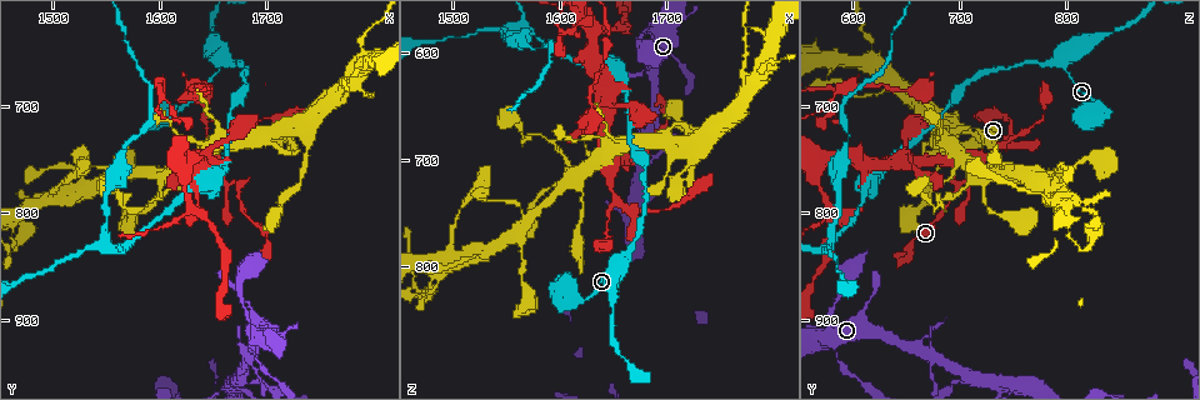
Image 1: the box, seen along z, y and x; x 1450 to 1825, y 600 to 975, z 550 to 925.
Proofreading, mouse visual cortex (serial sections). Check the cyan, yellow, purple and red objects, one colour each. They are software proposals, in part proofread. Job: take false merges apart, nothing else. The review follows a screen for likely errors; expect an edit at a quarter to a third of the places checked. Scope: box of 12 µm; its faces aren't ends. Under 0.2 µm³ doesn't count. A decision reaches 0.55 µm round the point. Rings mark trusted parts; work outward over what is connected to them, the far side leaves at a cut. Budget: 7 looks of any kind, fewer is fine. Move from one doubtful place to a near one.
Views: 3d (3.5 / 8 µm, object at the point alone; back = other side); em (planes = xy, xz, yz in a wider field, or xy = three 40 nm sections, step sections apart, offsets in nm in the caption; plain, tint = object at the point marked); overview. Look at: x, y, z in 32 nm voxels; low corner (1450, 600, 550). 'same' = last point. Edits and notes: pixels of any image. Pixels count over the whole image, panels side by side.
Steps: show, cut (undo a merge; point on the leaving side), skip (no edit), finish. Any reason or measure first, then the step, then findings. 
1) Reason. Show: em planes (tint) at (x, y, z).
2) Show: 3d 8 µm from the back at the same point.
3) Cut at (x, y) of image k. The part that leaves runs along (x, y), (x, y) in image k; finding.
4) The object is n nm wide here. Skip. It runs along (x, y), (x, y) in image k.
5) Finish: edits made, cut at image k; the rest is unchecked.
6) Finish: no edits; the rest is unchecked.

Abrupt turn. Show: 3d 3.5 µm at (1724, 720, 696).

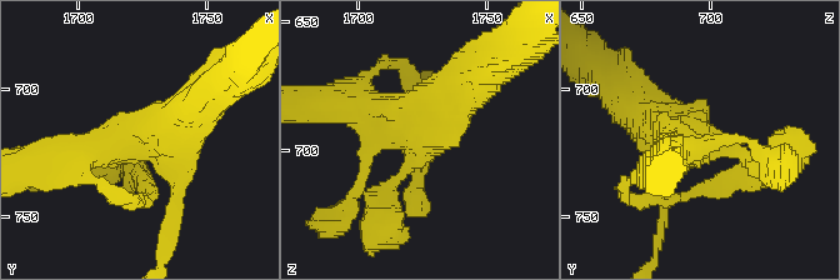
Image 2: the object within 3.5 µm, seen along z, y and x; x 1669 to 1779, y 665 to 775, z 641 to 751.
Need the tissue. Show: em xy step 3 (tint) at (1722, 720, 692).

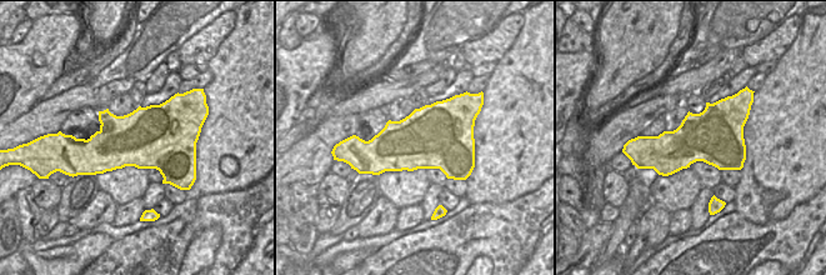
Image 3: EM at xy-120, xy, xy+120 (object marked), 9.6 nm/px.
Skip. It runs along (384, 199), (415, 133), (343, 104) in image 2; all the same cell.

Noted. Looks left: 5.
Arms part here. Show: 3d 3.5 µm at (1628, 792, 574).

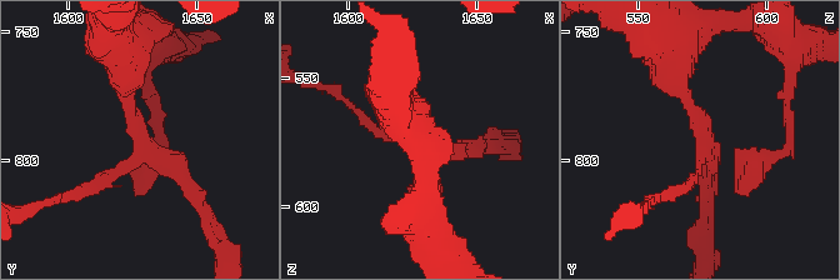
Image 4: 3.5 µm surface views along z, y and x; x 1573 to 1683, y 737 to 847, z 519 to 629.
3 arms meet here; the arms are 150, 200, 300 nm wide. Show: em planes (tint) at (1630, 793, 576).

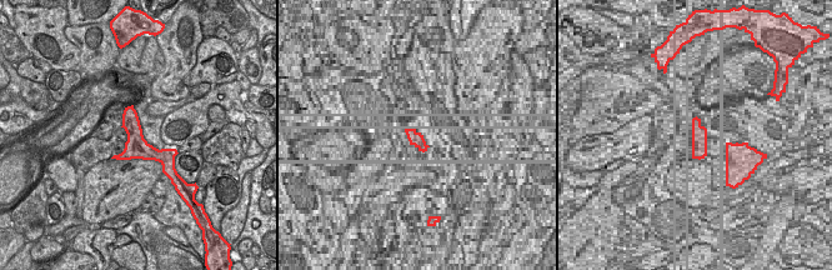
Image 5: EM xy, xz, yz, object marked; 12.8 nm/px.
Skip. It runs along (128, 110), (135, 138), (169, 161) in image 5; all the same cell.

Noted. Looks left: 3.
Thin neck. Show: 3d 8 µm at (1694, 940, 586).

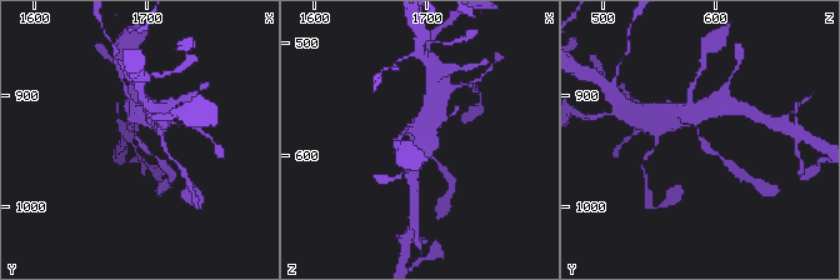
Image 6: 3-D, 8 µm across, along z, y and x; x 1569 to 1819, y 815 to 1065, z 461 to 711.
The arms are 150, 300 nm wide. Show: em xy step 3 (tint) at (1692, 942, 588).

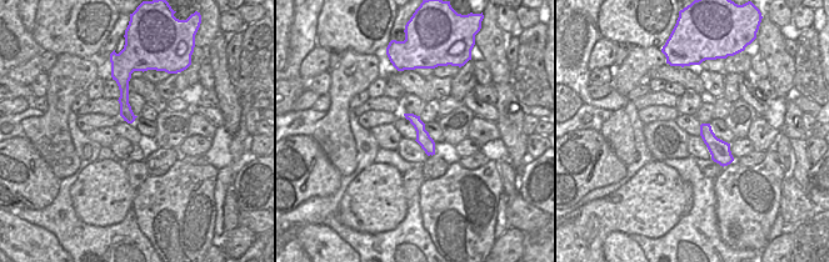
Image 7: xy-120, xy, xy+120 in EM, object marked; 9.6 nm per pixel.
Skip. It runs along (699, 113), (701, 143), (724, 161) in image 6; continuous, no second cell.

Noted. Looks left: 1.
Finish: no edits; the rest is unchecked.

